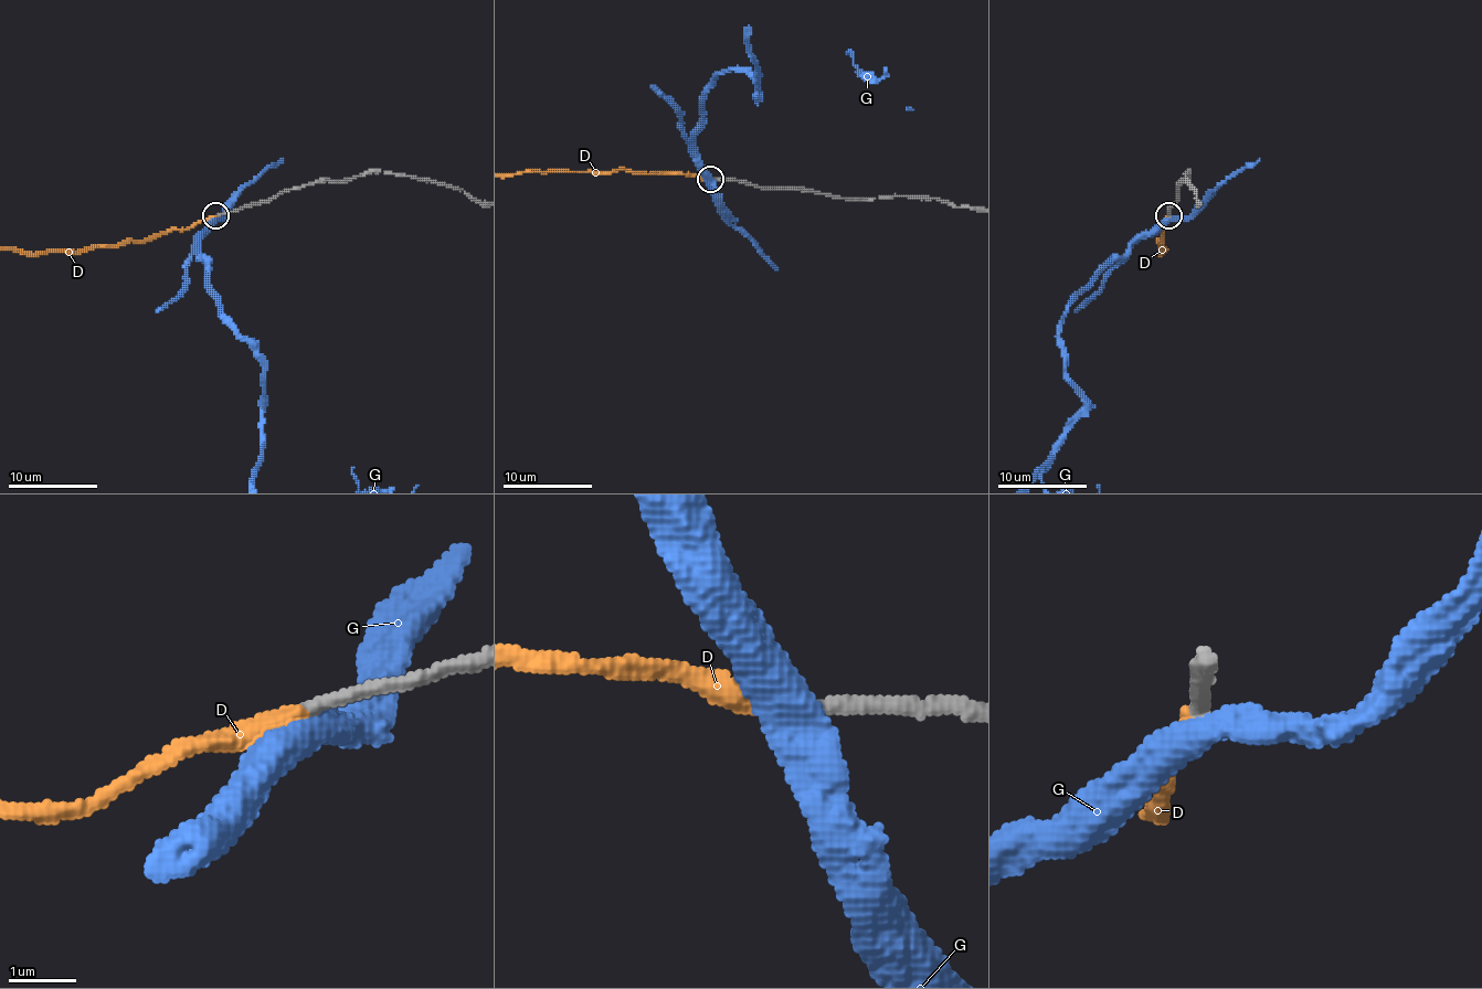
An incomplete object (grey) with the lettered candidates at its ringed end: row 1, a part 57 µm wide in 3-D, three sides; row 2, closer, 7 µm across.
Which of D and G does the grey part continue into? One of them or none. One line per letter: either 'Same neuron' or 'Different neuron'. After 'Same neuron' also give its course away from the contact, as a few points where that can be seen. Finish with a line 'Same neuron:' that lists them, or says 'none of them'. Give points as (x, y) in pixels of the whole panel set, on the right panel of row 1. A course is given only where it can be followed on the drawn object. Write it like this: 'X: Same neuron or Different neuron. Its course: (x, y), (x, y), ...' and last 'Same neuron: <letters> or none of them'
D: Same neuron
G: Different neuron
Same neuron: D

